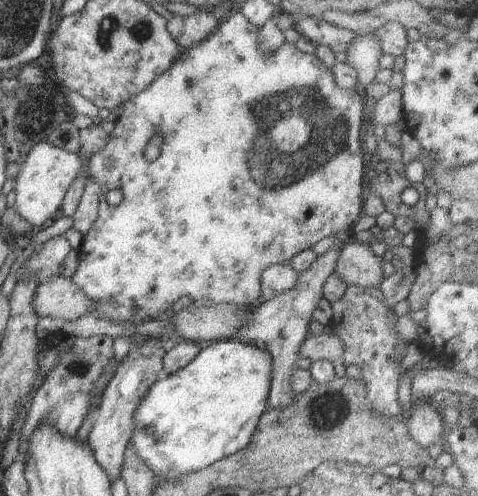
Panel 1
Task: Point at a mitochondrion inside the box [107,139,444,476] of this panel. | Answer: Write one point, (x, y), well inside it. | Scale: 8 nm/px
(324, 411)

